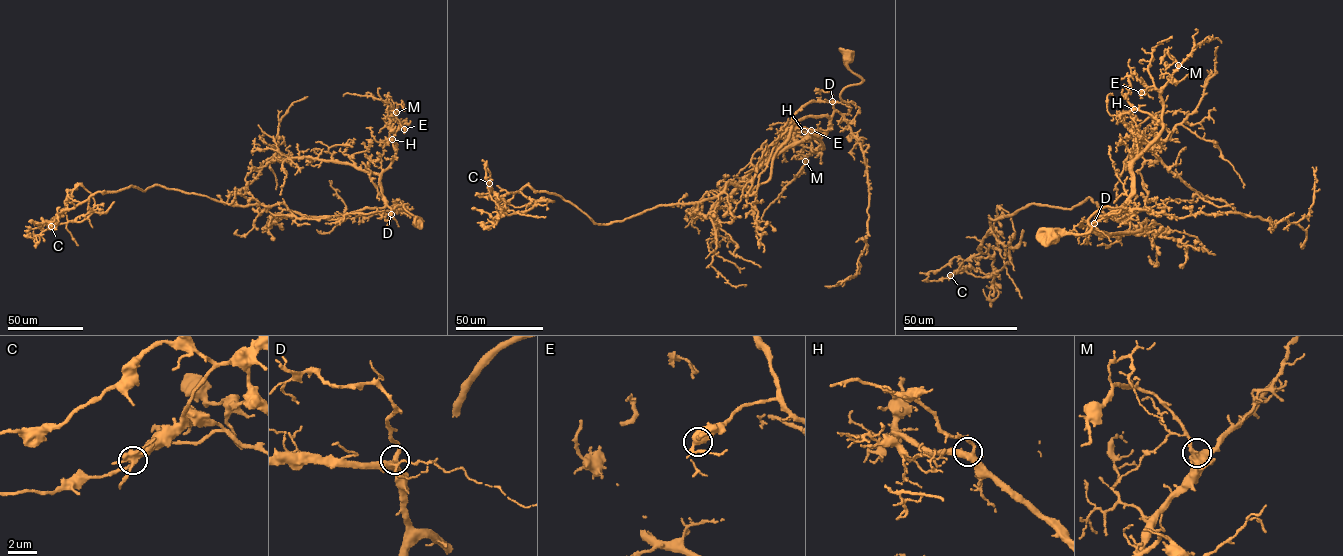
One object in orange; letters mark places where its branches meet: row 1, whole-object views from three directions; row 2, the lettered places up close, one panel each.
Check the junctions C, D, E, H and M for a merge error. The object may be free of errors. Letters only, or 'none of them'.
C

